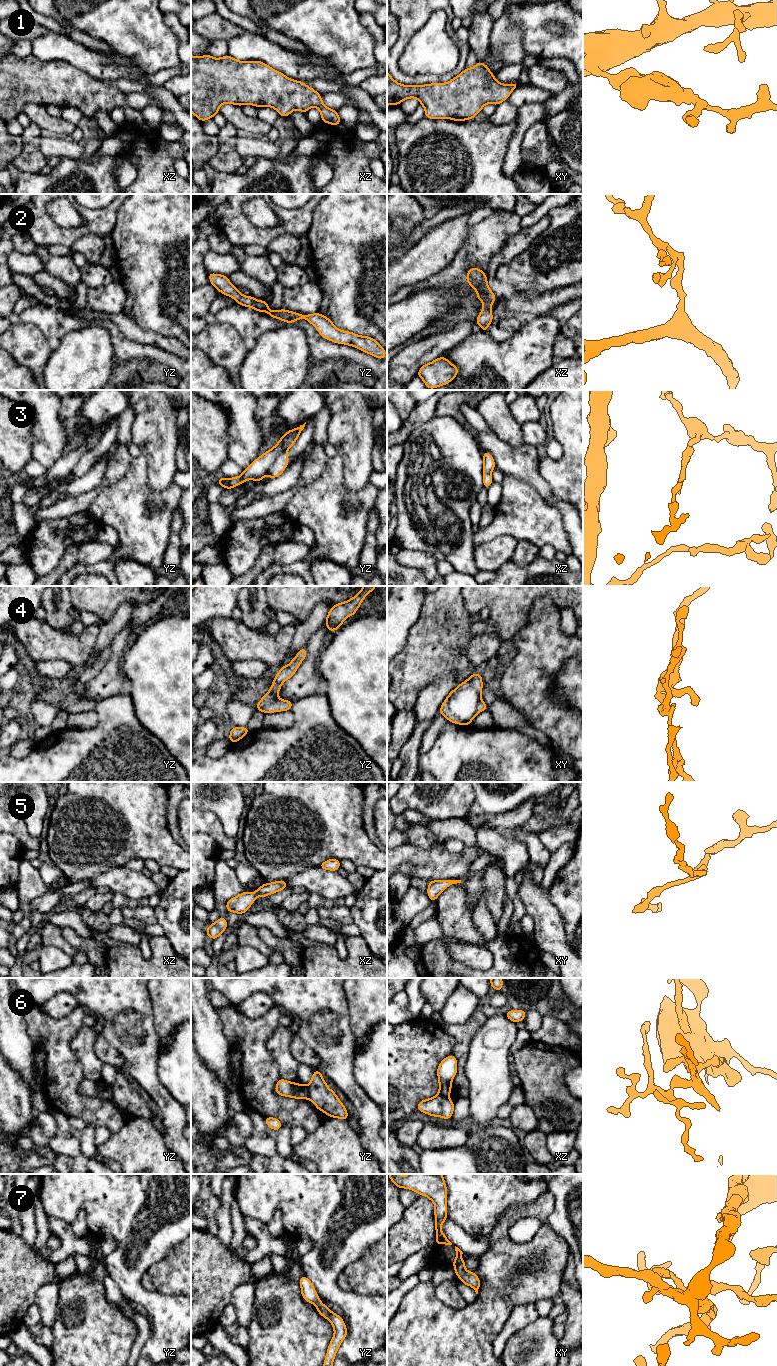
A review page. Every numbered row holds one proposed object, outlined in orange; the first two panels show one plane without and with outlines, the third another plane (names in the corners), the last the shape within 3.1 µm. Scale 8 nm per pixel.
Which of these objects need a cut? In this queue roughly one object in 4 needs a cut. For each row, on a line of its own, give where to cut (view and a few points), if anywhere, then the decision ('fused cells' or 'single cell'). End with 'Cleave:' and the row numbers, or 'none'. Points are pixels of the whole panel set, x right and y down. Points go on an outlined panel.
1: cut none; single cell
2: cut none; single cell
3: cut none; single cell
4: cut none; single cell
5: cut none; single cell
6: cut yz (306, 1086), (309, 1098); fused cells
7: cut none; single cell
Cleave: 6

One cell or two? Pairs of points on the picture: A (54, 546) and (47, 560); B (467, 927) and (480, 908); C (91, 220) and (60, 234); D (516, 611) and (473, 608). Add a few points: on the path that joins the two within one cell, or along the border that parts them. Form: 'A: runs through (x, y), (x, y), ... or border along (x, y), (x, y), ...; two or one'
A: runs through (51, 549), (47, 553), (47, 557); one
B: border along (474, 905), (474, 925), (485, 939); two
C: runs through (85, 228), (74, 234), (68, 234); one
D: runs through (505, 602), (484, 602); one

